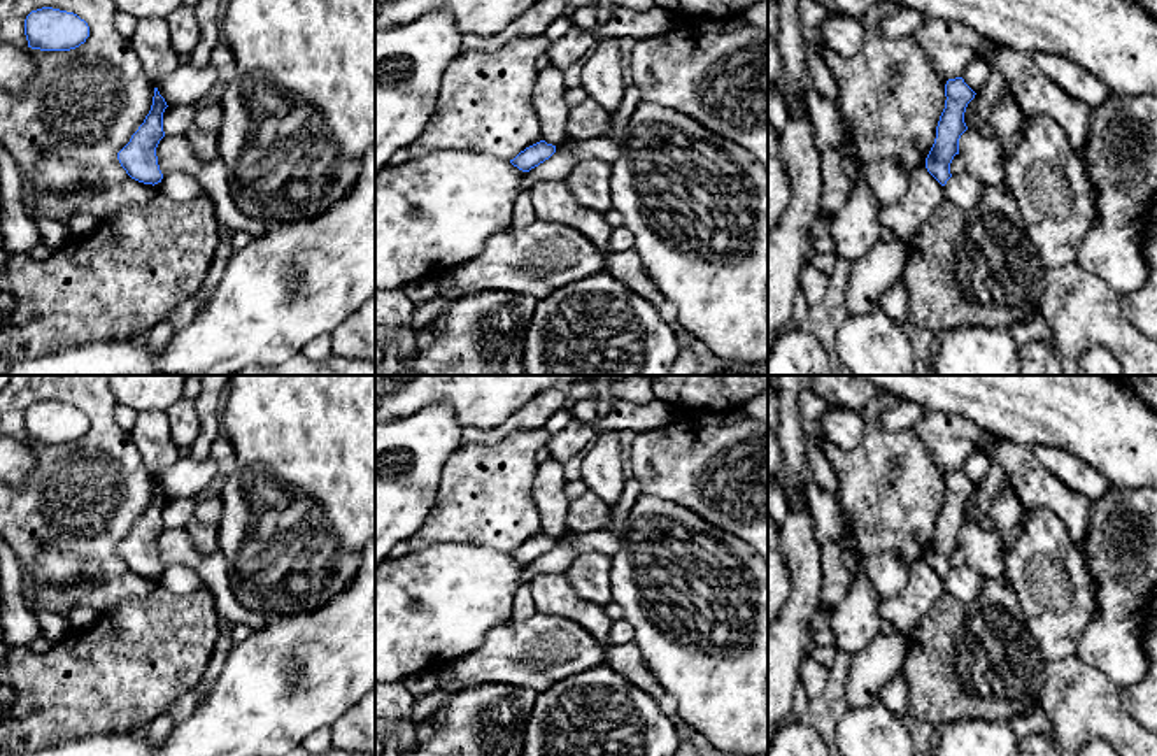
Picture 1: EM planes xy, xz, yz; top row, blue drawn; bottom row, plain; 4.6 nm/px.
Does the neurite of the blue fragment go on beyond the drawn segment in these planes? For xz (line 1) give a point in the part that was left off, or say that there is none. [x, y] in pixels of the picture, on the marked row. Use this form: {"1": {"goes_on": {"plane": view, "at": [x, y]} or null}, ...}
{"1": {"goes_on": null}}

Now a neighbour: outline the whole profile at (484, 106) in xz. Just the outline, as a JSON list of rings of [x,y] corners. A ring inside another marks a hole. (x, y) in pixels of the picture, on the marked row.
[[[547,35],[522,37],[493,53],[468,51],[454,58],[437,109],[405,156],[470,151],[510,161],[543,140],[533,91],[542,72],[538,60],[550,44]]]

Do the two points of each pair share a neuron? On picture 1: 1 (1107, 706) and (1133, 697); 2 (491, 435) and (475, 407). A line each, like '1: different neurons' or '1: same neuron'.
1: different neurons
2: different neurons

